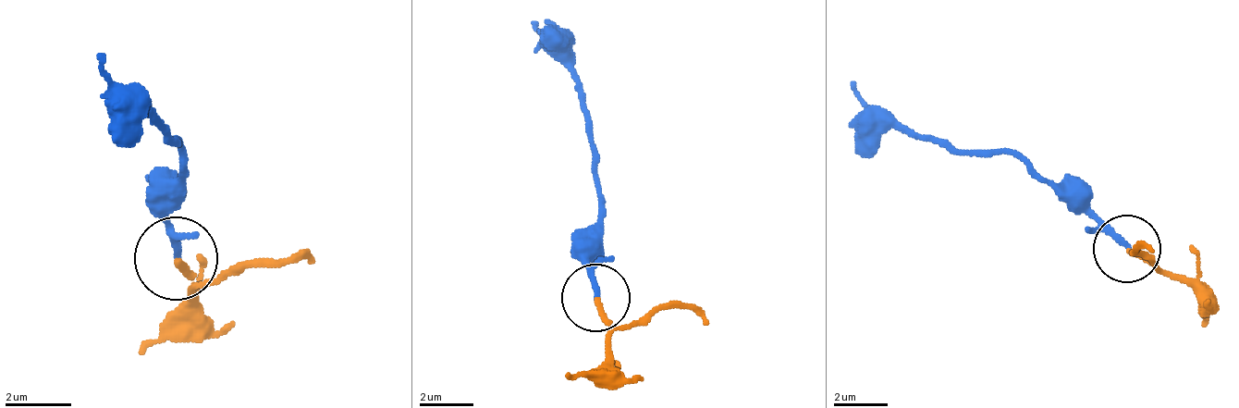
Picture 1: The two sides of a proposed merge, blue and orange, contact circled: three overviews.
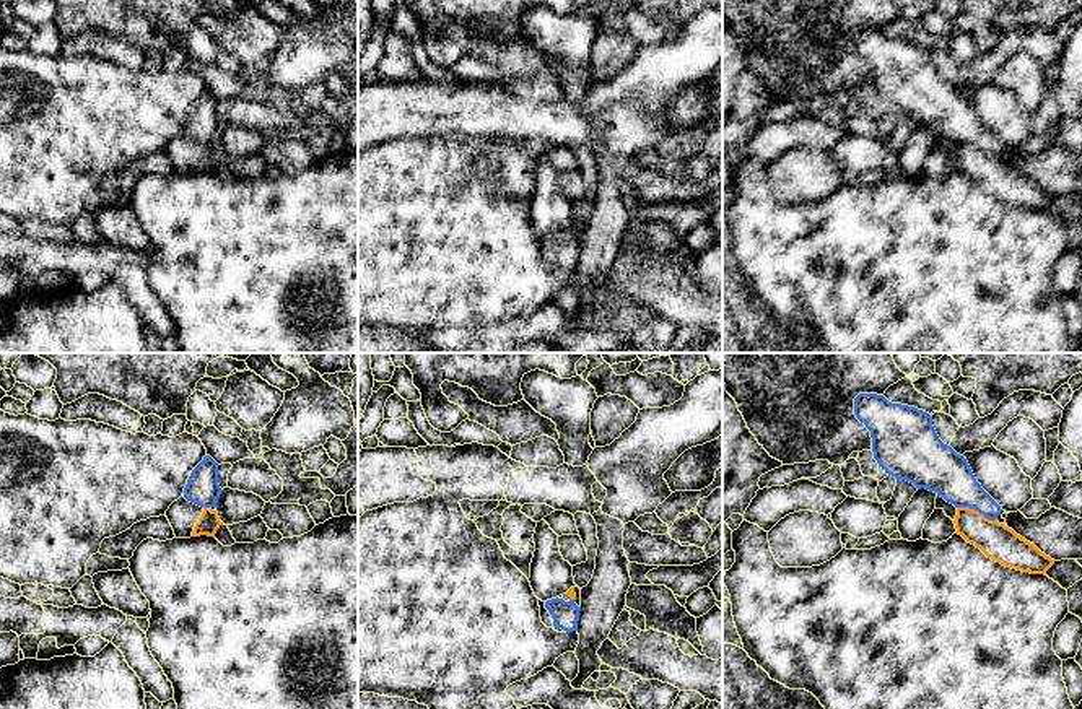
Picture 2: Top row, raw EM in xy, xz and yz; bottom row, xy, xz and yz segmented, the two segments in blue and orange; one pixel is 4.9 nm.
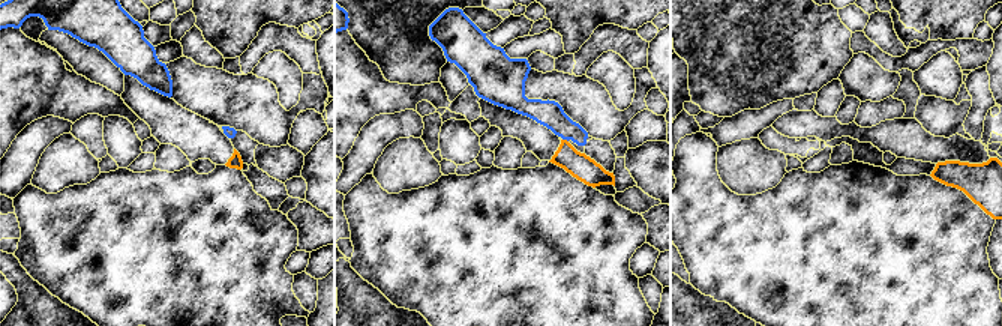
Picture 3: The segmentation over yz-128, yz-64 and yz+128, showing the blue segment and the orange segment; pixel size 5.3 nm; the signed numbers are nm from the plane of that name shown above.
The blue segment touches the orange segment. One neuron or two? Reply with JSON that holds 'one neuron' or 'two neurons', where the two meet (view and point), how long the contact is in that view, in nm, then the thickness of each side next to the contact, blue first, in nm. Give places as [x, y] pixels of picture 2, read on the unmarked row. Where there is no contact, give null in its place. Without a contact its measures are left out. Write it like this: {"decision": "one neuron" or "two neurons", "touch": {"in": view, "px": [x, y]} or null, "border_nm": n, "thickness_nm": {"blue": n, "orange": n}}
{"decision": "two neurons", "touch": {"in": "yz", "px": [977, 145]}, "border_nm": 200, "thickness_nm": {"blue": 220, "orange": 180}}

